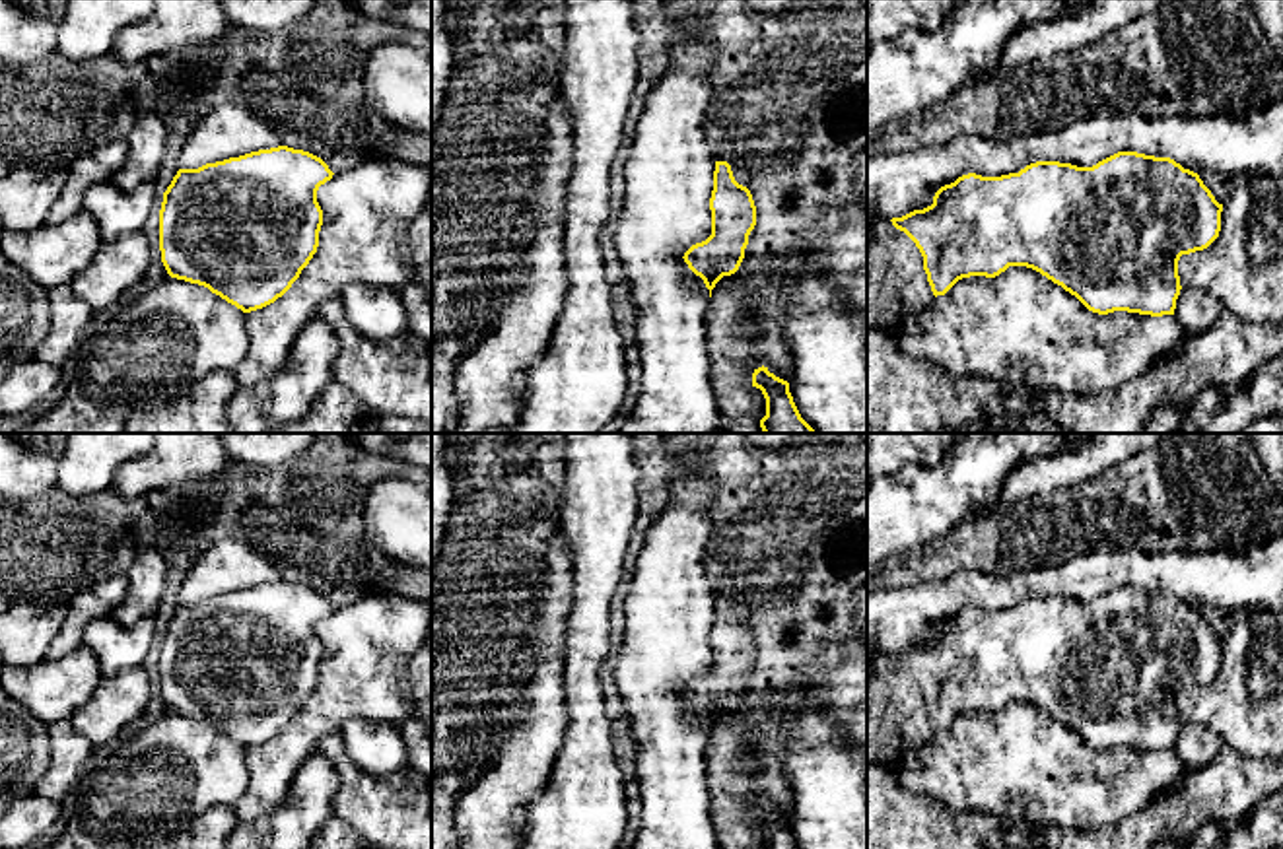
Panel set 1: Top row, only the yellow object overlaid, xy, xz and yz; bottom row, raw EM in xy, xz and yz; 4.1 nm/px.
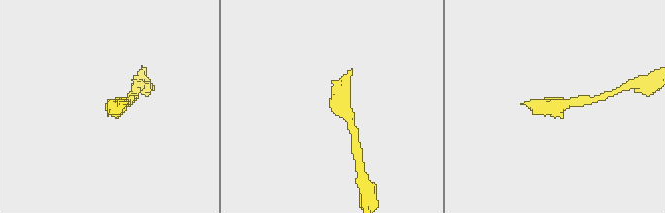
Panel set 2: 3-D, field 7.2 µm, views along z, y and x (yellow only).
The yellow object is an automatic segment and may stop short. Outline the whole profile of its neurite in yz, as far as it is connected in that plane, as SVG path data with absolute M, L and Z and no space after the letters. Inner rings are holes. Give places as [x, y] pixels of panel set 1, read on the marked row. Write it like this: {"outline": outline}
{"outline": "M1118 152L1092 167L1036 161L1001 177L968 173L941 187L923 210L892 220L877 208L867 212L867 328L898 332L908 315L958 280L995 278L1009 266L1040 272L1098 315L1174 315L1178 260L1219 237L1221 212L1197 173L1137 152Z"}

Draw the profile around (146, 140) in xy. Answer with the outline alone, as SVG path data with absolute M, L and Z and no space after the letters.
M154 105L140 109L134 128L124 138L130 153L111 177L117 188L130 190L140 183L156 181L169 132L169 124L163 120L165 113L157 113Z

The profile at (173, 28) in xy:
M156 0L154 12L124 27L111 54L124 64L140 66L185 60L196 45L220 45L233 29L225 0Z

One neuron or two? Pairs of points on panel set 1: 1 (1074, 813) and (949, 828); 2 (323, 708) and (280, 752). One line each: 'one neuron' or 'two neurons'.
1: two neurons
2: one neuron

